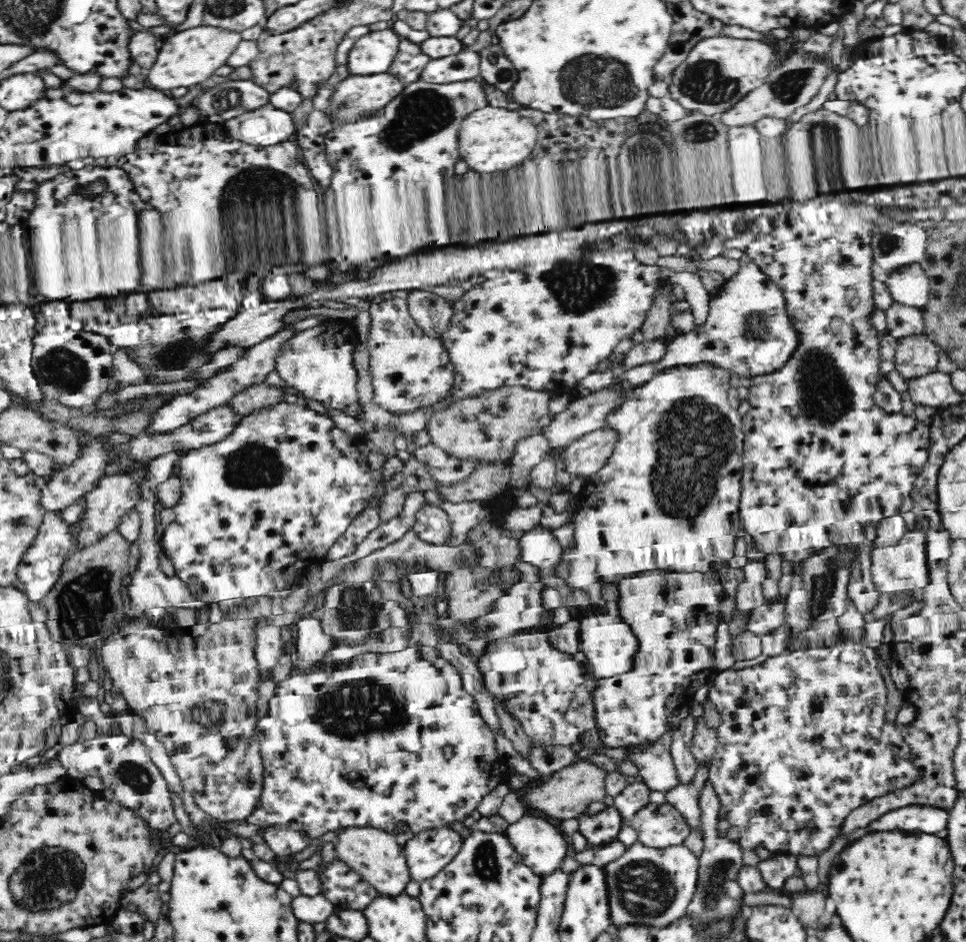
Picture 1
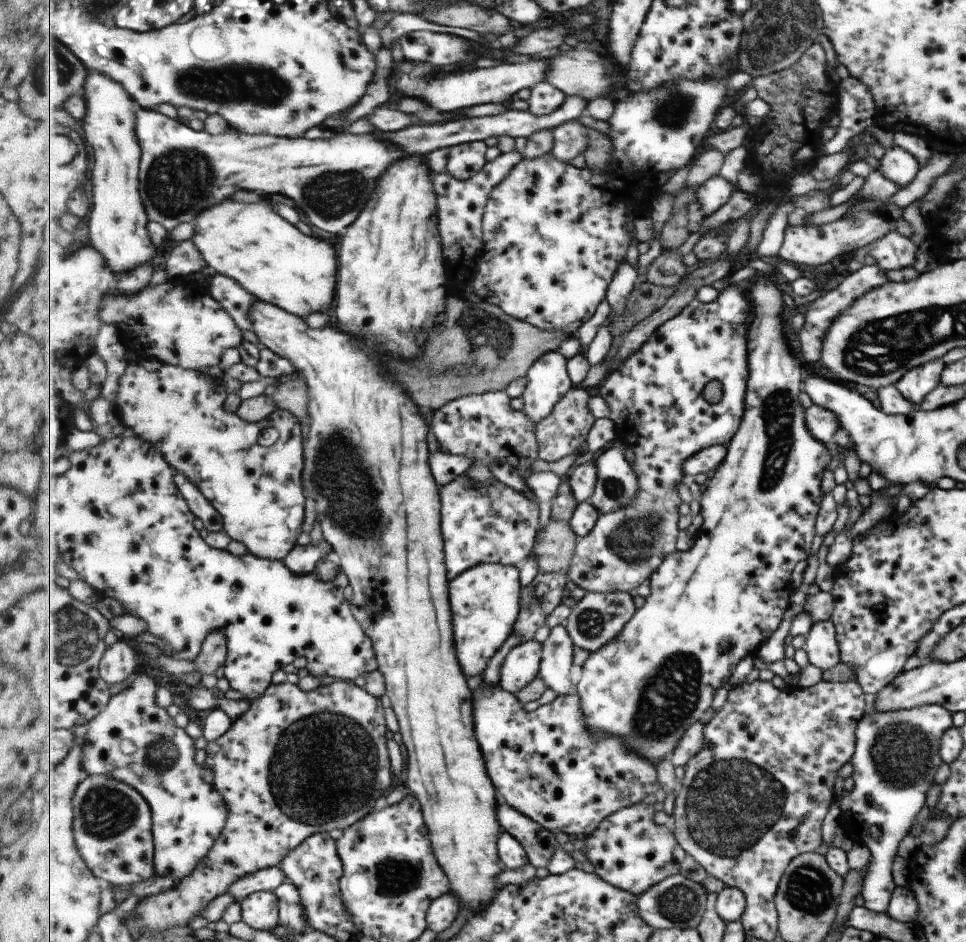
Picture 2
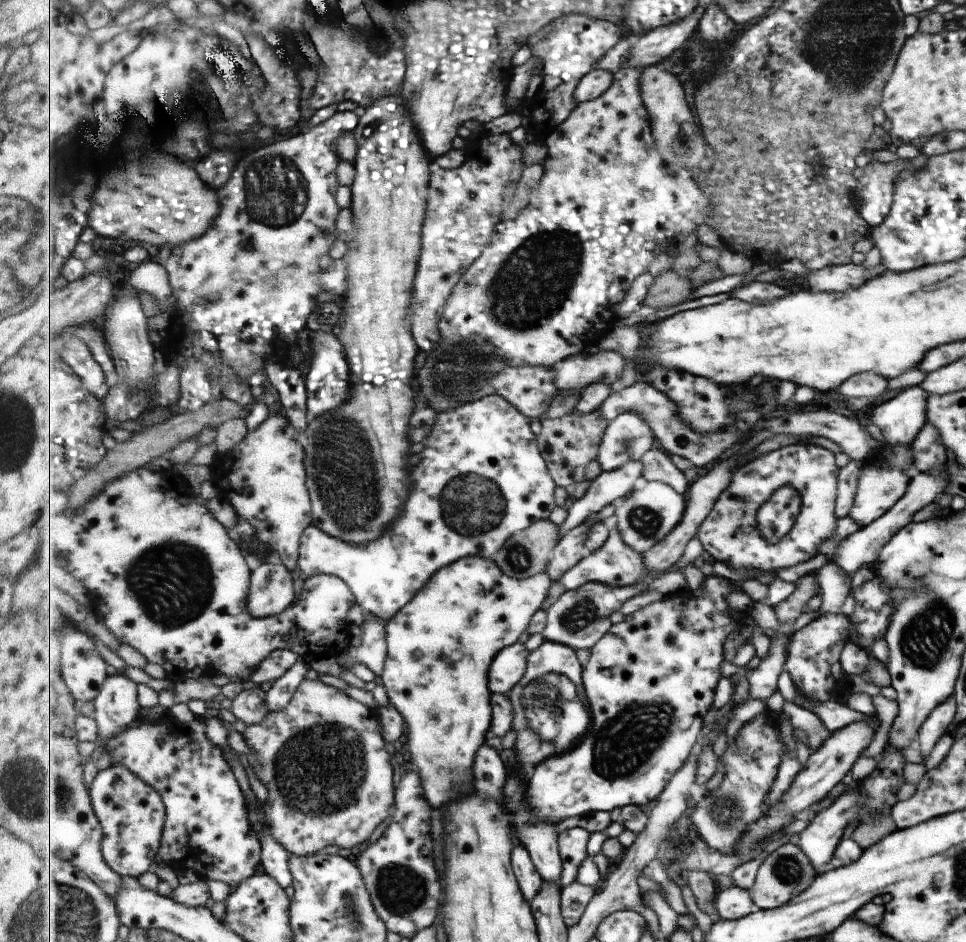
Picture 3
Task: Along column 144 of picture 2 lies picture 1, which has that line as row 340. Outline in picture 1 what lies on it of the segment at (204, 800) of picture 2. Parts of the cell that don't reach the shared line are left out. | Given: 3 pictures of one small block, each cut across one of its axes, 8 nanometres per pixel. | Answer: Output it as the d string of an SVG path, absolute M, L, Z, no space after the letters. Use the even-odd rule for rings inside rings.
M748 256L740 258L739 264L739 272L711 297L709 314L699 327L666 343L664 356L658 362L618 373L616 382L636 388L662 370L683 365L708 364L728 370L740 379L769 374L784 366L797 345L797 334L784 310L784 297Z

